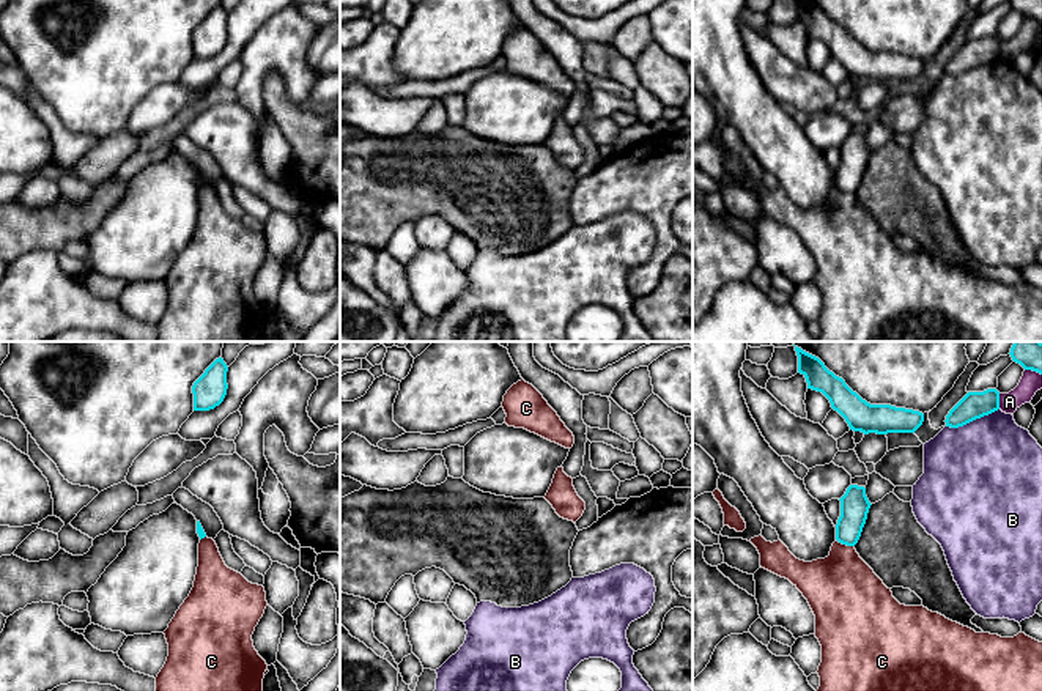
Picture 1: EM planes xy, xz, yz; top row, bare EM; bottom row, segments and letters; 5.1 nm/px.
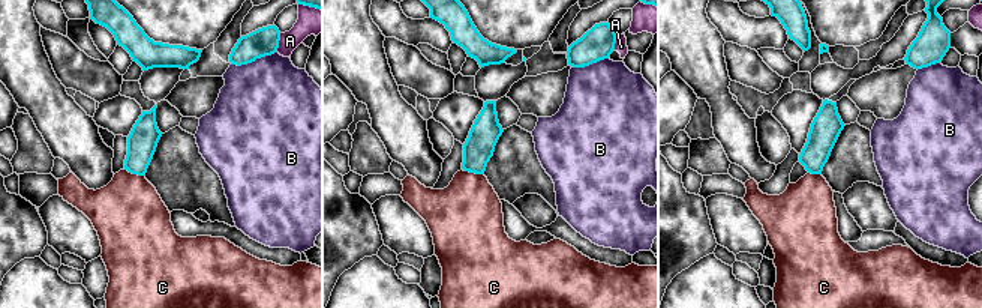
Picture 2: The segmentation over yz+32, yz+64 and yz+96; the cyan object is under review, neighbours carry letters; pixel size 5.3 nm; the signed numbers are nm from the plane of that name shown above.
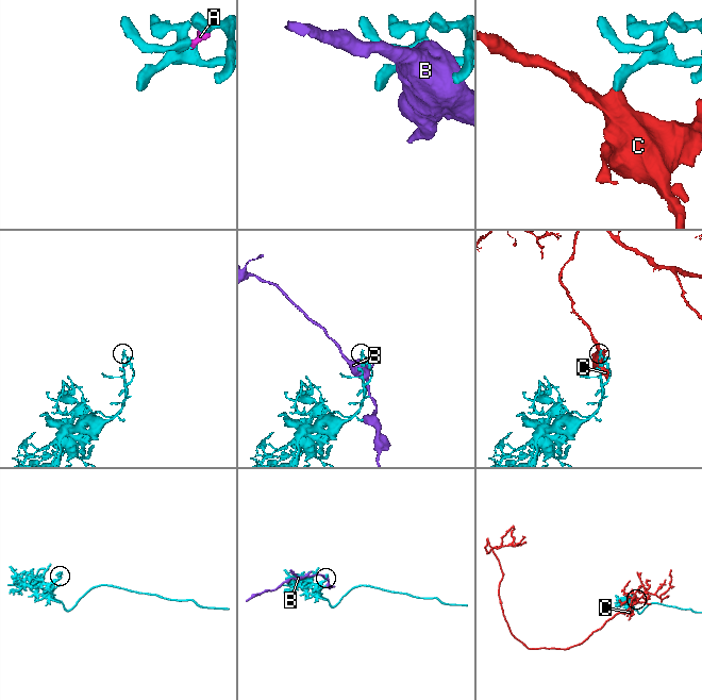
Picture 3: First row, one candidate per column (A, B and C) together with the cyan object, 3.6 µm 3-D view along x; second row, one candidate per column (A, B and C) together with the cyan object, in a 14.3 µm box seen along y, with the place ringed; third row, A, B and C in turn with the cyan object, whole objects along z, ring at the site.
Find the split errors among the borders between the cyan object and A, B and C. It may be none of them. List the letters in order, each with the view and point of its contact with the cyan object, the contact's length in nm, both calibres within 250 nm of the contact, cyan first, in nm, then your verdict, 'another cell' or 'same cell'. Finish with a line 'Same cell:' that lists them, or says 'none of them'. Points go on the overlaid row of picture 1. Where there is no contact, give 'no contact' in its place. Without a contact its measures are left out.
A: yz (998, 402) | 80 nm | 140/110 nm | another cell
B: yz (971, 421) | 280 nm | 140/500 nm | another cell
C: yz (846, 543) | 100 nm | 150/380 nm | another cell
Same cell: none of them

